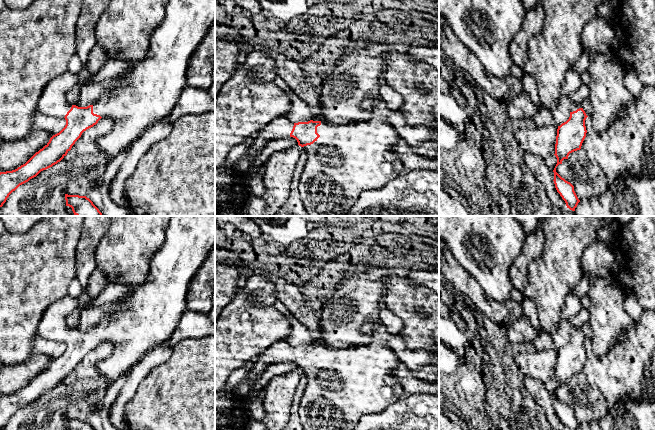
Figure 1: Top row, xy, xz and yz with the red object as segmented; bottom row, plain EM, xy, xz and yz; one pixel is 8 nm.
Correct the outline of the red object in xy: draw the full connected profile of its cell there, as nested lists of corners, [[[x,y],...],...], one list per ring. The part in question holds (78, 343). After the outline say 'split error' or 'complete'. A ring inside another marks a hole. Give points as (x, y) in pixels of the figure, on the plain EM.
[[[171,216],[165,236],[162,247],[150,259],[149,272],[145,281],[136,286],[136,289],[128,297],[121,299],[121,307],[116,314],[102,320],[95,328],[78,331],[68,326],[66,320],[70,314],[74,312],[81,313],[89,308],[91,300],[97,297],[110,283],[106,275],[98,268],[91,275],[87,290],[80,296],[71,297],[67,295],[46,308],[38,326],[38,337],[64,342],[66,349],[59,357],[53,359],[49,366],[25,388],[12,395],[0,396],[0,430],[3,430],[9,419],[20,409],[36,401],[41,395],[60,386],[81,361],[82,357],[96,349],[102,341],[106,340],[114,345],[113,352],[108,357],[98,361],[97,365],[100,374],[107,379],[109,388],[118,379],[127,375],[132,367],[139,363],[147,353],[165,344],[173,335],[182,315],[188,309],[186,298],[191,280],[215,246],[215,216]]]; split error

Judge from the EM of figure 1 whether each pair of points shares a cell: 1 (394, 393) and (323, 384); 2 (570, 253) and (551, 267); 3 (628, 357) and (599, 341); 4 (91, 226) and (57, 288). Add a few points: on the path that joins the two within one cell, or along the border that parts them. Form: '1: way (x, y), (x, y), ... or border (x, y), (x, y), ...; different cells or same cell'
1: way (376, 387), (366, 384), (341, 384); same cell
2: way (565, 256), (556, 265); same cell
3: border (627, 331), (606, 353), (599, 357), (593, 354); different cells
4: border (81, 231), (76, 249), (75, 277); different cells

